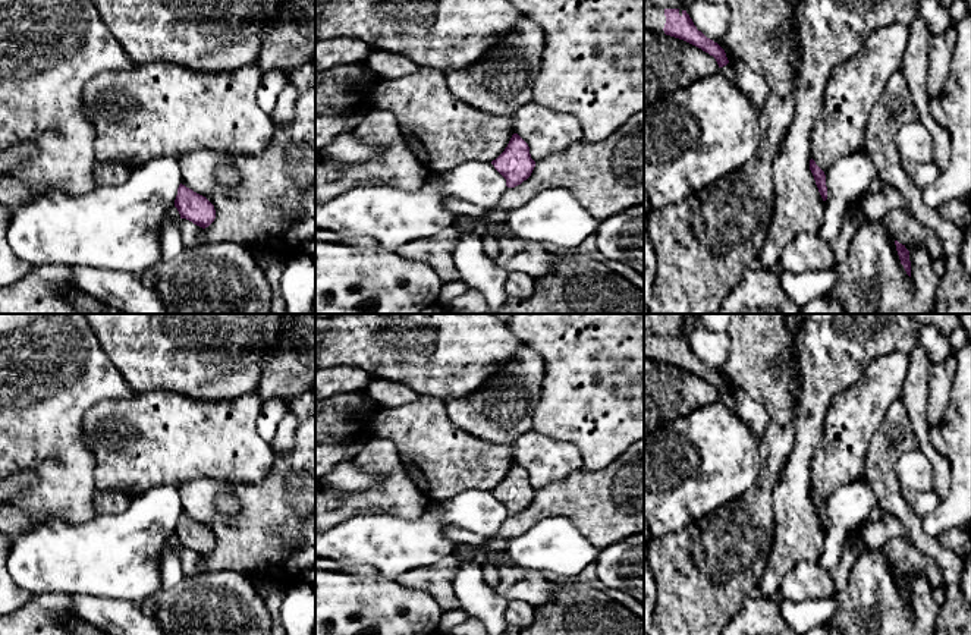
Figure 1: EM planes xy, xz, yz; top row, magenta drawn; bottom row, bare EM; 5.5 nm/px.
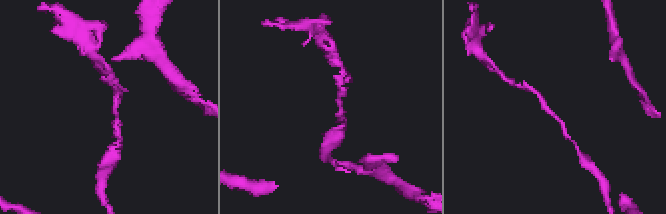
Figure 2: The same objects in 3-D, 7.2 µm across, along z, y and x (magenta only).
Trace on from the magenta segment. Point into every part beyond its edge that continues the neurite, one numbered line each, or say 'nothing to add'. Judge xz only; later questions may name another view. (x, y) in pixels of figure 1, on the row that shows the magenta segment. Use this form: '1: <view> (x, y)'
nothing to add

